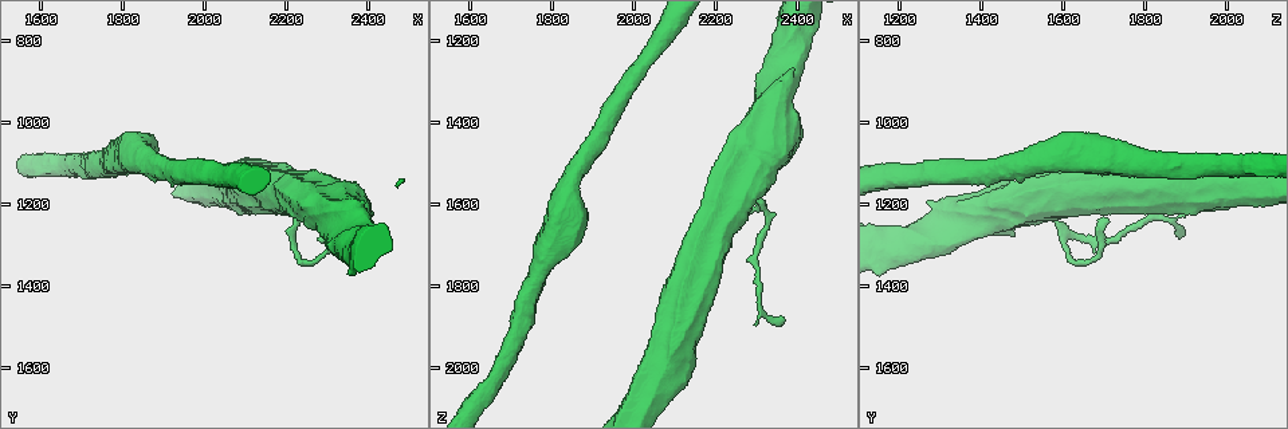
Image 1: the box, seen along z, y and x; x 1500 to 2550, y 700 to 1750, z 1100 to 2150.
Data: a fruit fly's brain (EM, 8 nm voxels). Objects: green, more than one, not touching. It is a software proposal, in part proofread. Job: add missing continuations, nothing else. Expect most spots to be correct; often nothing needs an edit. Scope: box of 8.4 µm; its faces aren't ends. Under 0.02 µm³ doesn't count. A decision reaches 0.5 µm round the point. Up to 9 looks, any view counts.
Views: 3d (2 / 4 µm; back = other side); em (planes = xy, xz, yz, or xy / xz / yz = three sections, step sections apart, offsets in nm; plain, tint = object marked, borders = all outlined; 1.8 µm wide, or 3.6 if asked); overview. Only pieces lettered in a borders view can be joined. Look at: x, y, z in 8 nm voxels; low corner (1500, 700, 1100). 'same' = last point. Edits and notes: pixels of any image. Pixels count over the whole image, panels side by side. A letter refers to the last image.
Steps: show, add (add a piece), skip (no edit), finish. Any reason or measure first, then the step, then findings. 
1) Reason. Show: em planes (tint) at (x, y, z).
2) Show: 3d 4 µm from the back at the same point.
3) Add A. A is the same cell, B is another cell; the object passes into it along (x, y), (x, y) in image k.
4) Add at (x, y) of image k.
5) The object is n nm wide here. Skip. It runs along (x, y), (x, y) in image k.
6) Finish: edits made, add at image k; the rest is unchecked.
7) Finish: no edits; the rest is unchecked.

Sudden change in width. Show: 3d 4 µm at (1830, 1075, 1590).

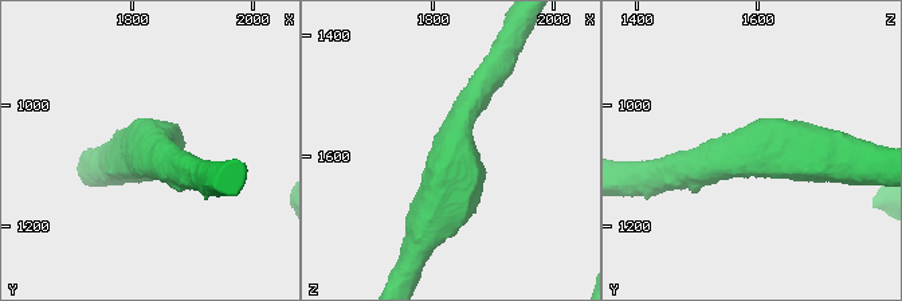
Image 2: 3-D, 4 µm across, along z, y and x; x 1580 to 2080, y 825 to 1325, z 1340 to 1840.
Shape alone is not enough. Show: em 3.6 µm planes (borders) at (1830, 1075, 1585).

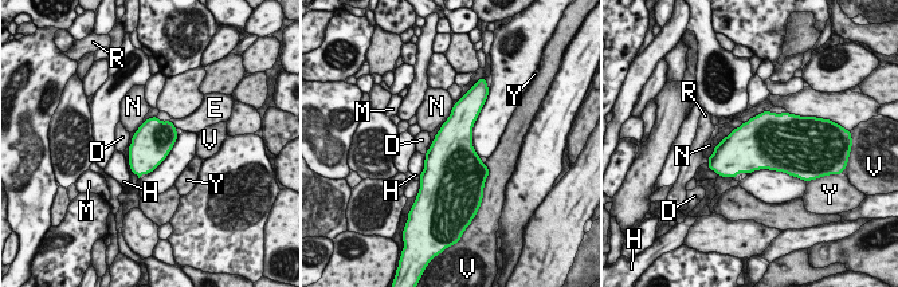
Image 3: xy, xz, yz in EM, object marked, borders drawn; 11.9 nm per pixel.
Skip. D, E, H, M, N, R, V and Y are other cells; a border runs along (453, 107), (444, 122) in image 3; none of them fits.

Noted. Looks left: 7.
Closes a loop. Show: em 3.6 µm planes (borders) at (2240, 1345, 1650).

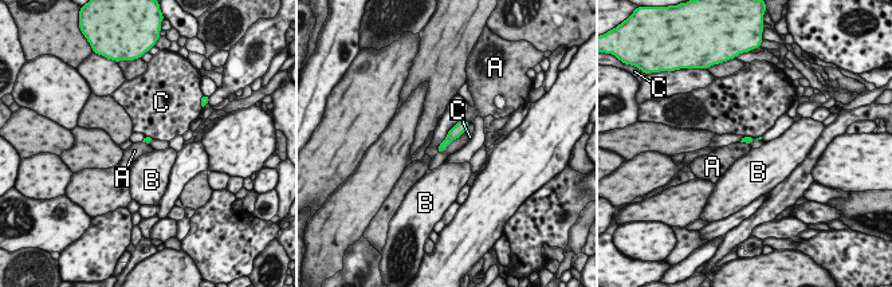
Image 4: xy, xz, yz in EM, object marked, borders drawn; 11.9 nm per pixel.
Skip. A, B and C are other cells; a border runs along (741, 141), (749, 145) in image 4; none of them fits.

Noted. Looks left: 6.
End of a long branch. Show: 3d 4 µm at (2370, 1280, 1885).

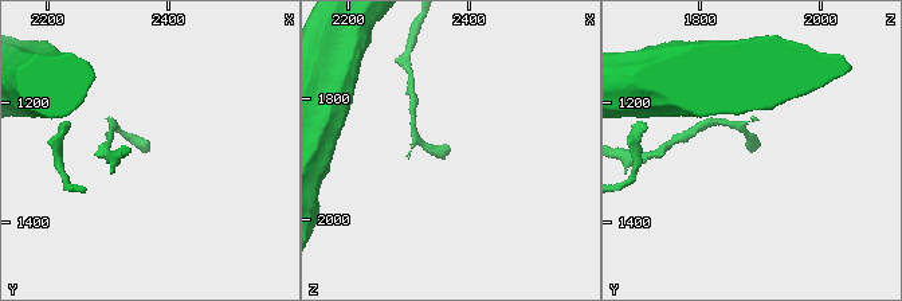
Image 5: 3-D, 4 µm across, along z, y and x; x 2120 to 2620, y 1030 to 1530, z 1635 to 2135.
Show: em planes (borders) at (2370, 1280, 1885).

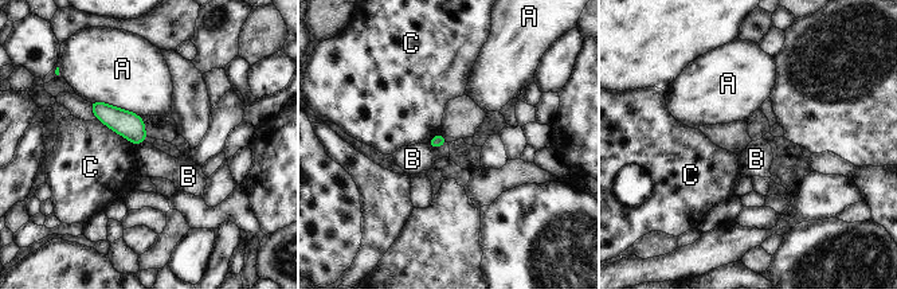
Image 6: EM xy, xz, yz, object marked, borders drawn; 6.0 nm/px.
The object is 80 nm wide here. Skip. A, B and C are other cells; a border runs along (427, 143), (433, 148), (447, 144) in image 6; no lettered piece goes on from it.

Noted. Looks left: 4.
Free end. Show: em yz step 8 (borders) at (2395, 1195, 1260).

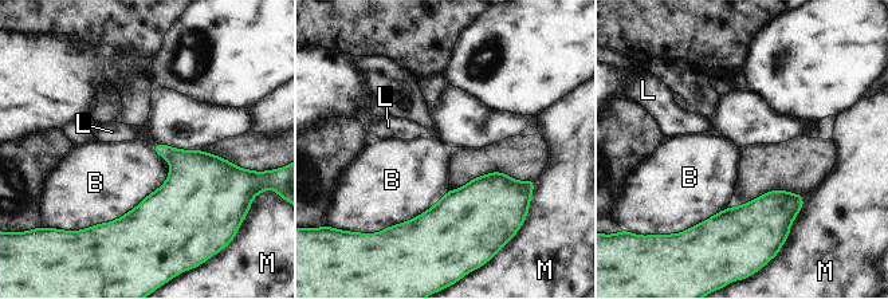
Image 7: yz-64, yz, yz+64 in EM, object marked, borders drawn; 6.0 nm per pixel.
Show: em xz step 16 (borders) at the same point.

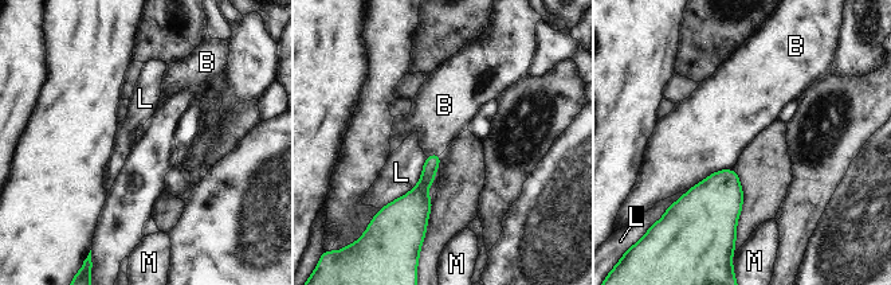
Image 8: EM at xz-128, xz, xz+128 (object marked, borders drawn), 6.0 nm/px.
Skip. B, L and M are other cells; a border runs along (731, 168), (719, 168), (687, 190) in image 8; no lettered piece goes on from it.

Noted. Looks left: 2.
Finish: no edits; the rest is unchecked.

